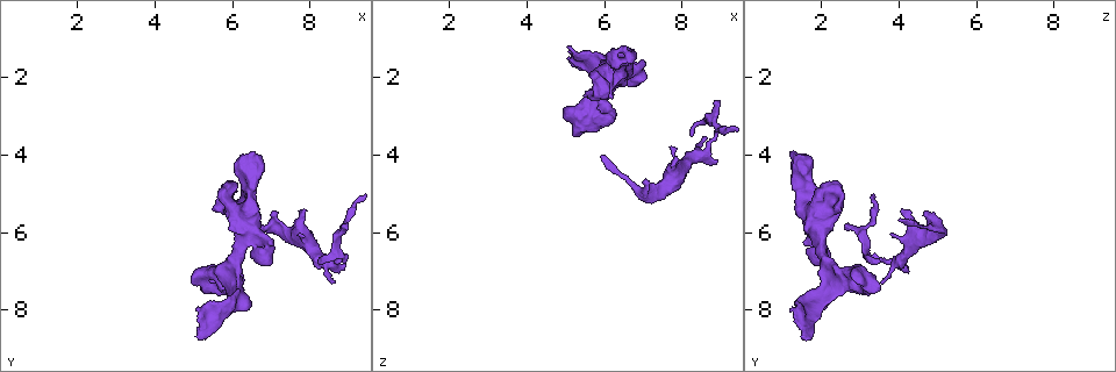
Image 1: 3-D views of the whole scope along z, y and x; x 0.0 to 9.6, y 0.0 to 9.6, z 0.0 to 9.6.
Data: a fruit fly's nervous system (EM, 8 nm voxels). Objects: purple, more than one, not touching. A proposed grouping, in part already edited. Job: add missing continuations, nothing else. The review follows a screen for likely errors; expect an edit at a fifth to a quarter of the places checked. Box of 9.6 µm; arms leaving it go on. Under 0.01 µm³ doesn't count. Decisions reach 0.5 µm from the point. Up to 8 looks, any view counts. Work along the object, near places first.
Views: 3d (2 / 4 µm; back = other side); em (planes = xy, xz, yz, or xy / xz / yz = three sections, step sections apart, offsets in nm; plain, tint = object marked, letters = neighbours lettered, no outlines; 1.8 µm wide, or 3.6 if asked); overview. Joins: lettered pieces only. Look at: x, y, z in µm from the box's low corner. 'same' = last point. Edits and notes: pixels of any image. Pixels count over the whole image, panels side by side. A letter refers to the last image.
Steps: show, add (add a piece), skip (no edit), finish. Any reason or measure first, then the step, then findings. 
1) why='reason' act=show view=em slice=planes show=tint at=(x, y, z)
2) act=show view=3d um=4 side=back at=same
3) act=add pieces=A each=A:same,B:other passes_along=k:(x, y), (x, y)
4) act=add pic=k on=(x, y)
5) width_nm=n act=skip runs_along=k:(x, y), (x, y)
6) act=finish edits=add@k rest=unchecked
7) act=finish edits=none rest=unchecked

why='an open end' act=show view=em slice=planes show=letters at=(8.85, 5.80, 2.65)

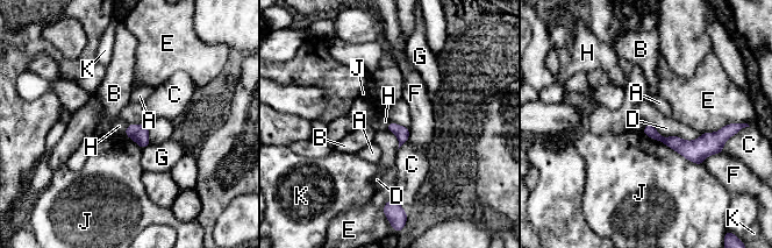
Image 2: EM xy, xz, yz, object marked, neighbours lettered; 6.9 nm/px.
longest_contact=J:480nm act=skip each=A:other,B:other,C:other,D:other,E:other,F:other,G:other,H:other,J:other,K:other border=2:(128, 125), (123, 134) found='none of them fits'

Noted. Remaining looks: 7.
why='an open end' act=show view=3d um=2 side=back at=(7.85, 5.55, 4.00)

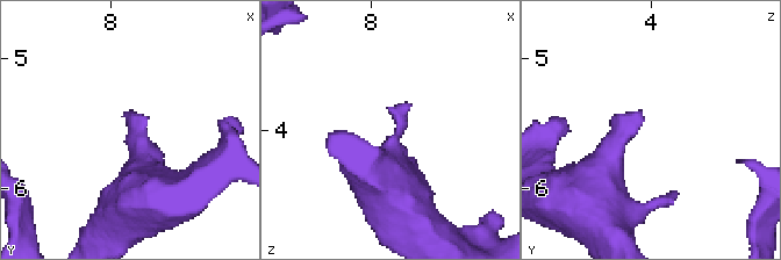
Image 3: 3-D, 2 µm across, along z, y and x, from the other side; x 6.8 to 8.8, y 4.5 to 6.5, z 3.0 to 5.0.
act=show view=em um=3.6 slice=xy step=16 show=letters at=(7.84, 5.48, 4.06)

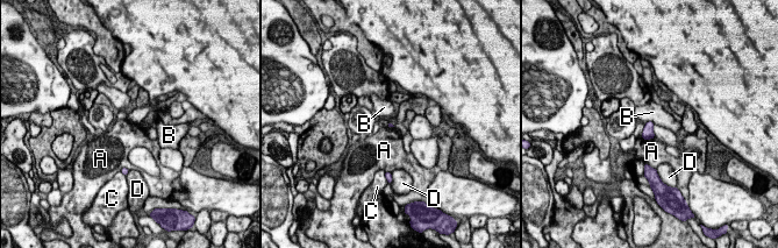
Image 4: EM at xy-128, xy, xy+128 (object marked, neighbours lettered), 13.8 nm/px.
act=show view=em um=3.6 slice=planes show=letters at=same

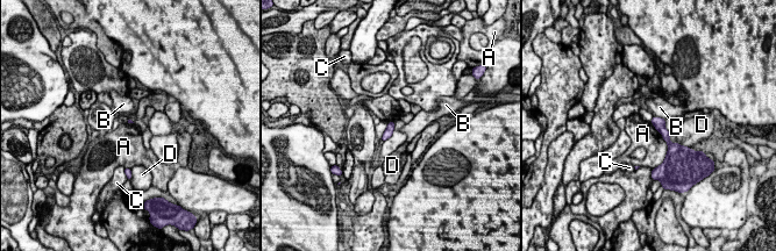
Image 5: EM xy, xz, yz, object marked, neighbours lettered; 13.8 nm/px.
longest_contact=A:600nm act=skip each=A:other,B:other,C:other,D:other border=5:(650, 122), (667, 144), (664, 160) found='none of them fits'

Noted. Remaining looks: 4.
why='sudden change in width' act=show view=em um=3.6 slice=planes show=letters at=(6.10, 5.60, 2.00)

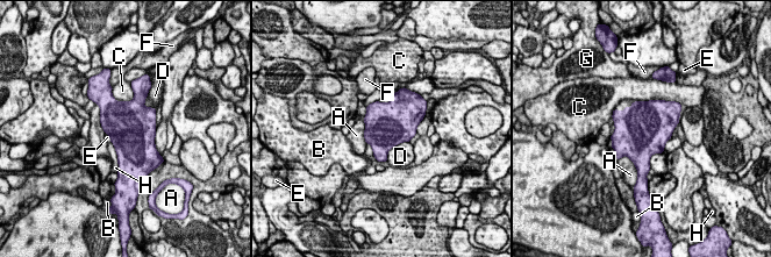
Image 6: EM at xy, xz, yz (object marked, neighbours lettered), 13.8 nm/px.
width_nm=600 act=skip each=A:other,B:other,C:other,D:other,E:other,F:other,G:other,H:other found='no lettered piece goes on from it'

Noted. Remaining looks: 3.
act=finish edits=none rest=unchecked

